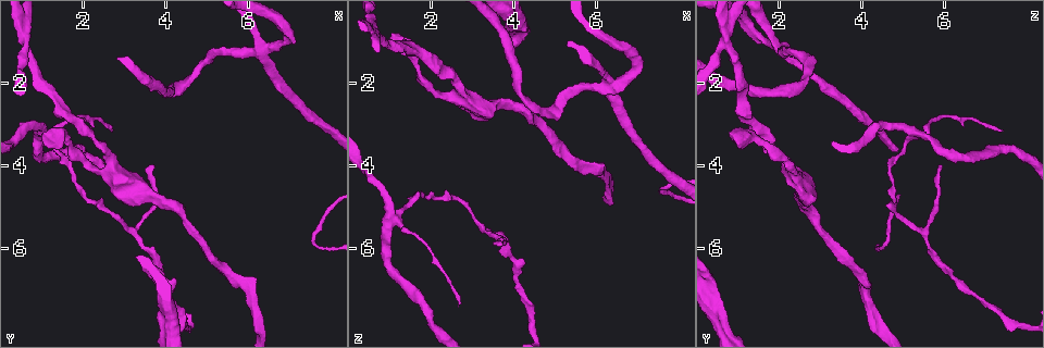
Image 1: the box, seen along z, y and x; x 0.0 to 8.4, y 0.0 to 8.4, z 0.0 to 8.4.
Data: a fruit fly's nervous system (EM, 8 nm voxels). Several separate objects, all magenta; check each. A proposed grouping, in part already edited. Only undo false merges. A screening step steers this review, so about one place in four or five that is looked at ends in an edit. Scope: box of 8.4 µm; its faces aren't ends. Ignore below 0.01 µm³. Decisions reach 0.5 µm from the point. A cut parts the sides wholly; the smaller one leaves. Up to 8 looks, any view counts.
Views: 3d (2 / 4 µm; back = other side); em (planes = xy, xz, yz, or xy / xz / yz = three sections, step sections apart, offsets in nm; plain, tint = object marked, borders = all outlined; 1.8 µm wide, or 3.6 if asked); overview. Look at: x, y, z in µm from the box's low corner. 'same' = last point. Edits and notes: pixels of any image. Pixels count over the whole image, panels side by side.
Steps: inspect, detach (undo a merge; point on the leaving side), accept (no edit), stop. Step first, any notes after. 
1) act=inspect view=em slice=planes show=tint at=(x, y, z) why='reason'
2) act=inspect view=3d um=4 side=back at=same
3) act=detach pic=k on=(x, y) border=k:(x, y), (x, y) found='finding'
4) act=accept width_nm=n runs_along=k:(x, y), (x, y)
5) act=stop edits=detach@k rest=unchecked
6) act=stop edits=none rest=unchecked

act=inspect view=3d um=4 at=(1.00, 3.20, 5.15) why='abrupt turn'

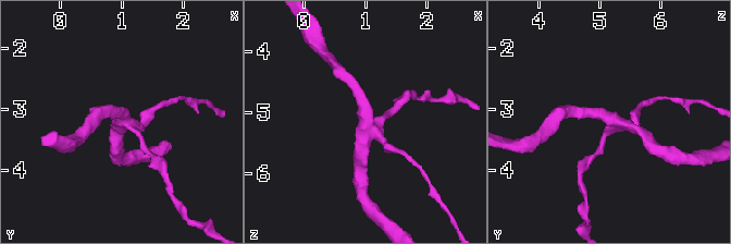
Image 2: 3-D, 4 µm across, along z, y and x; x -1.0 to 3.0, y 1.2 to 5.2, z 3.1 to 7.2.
act=inspect view=em um=3.6 slice=planes show=tint at=(1.05, 3.15, 5.20) arms=4

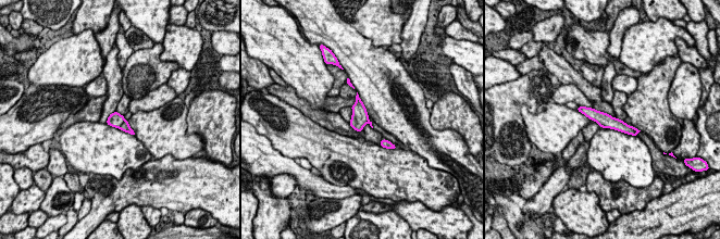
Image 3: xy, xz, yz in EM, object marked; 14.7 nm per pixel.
act=detach pic=3 on=(125, 126) width_nm=220 border=3:(125, 120), (118, 127) found='two neurons meet here'

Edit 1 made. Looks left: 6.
act=inspect view=3d um=2 at=(0.65, 1.10, 0.75) why='looks like a crossing'

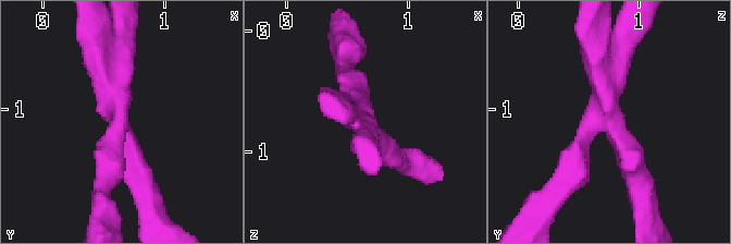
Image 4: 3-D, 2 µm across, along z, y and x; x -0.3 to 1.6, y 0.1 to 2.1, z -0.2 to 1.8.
act=inspect view=em slice=xz step=8 show=plain at=(0.66, 1.12, 0.76) arms=4

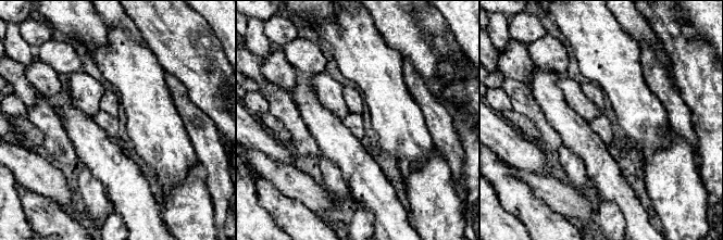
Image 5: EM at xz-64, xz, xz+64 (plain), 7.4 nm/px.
act=inspect view=em slice=xz step=8 show=tint at=same

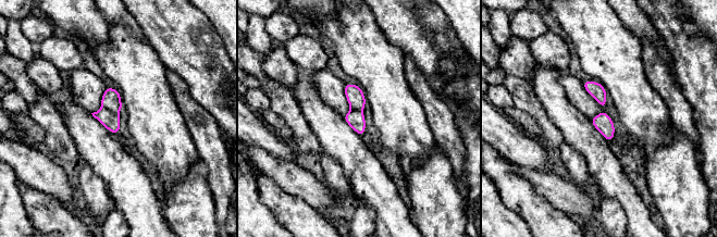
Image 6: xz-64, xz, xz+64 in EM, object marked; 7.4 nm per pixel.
act=detach pic=6 on=(111, 99) width_nm=140 border=6:(102, 107), (118, 114) found='a second neuron is stuck on'

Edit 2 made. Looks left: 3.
act=inspect view=em slice=planes show=plain at=(6.30, 1.15, 2.00) why='looks like a crossing'

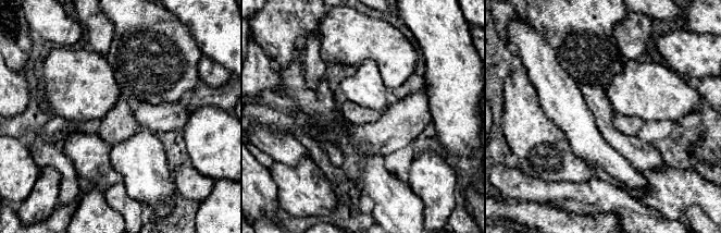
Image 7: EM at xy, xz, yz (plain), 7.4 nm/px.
act=inspect view=em slice=planes show=tint at=same

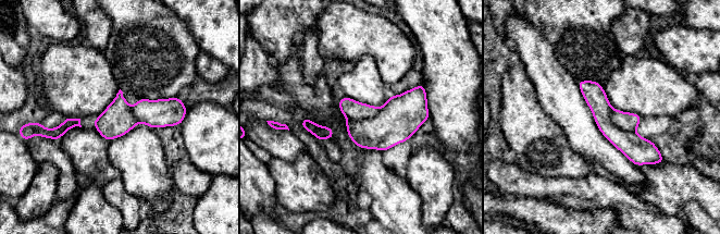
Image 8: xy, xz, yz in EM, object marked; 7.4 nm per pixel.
act=detach pic=8 on=(638, 150) width_nm=240 border=8:(610, 108), (611, 121), (634, 132) found='a second neuron is stuck on'

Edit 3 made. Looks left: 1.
act=stop edits=detach@3,detach@6,detach@8 rest=unchecked

